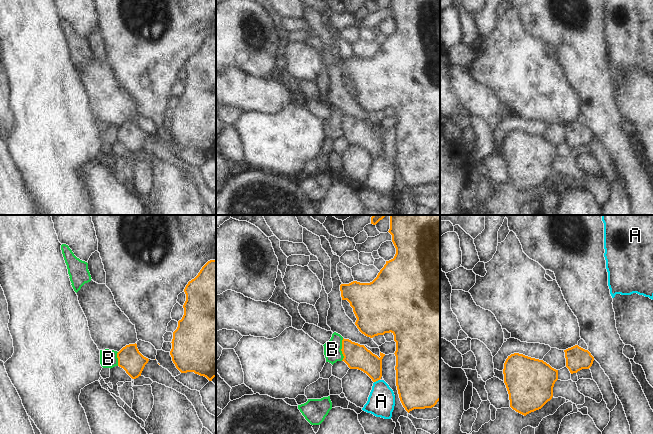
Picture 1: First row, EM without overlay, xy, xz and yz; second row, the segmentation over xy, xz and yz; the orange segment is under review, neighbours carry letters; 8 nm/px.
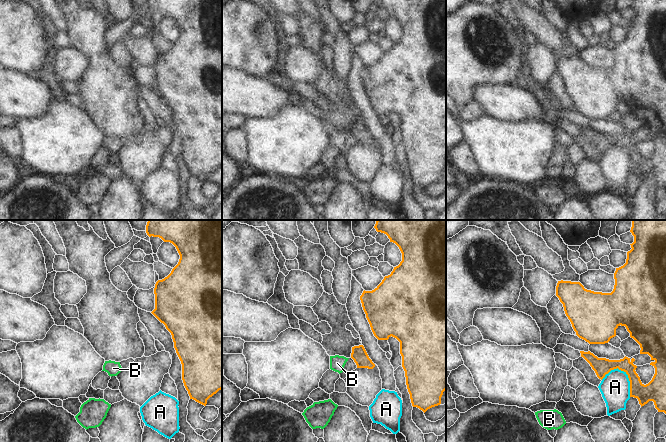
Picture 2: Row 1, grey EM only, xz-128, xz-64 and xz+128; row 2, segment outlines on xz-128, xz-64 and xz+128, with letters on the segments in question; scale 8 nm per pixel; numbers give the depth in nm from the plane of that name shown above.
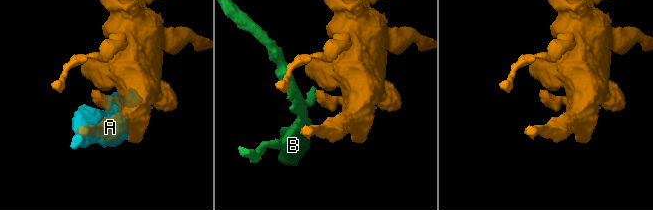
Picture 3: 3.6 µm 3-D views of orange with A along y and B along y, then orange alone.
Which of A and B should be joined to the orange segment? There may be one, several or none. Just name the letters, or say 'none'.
none

